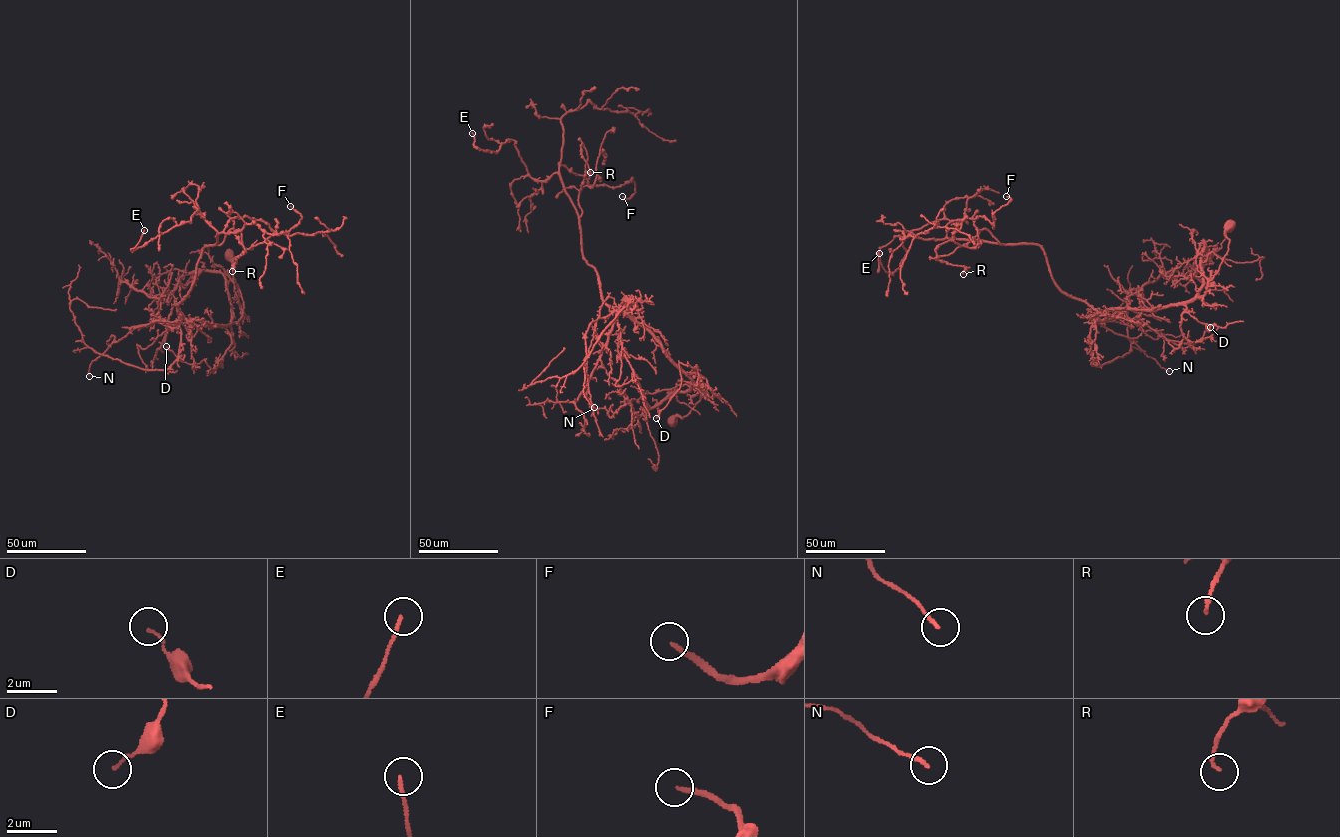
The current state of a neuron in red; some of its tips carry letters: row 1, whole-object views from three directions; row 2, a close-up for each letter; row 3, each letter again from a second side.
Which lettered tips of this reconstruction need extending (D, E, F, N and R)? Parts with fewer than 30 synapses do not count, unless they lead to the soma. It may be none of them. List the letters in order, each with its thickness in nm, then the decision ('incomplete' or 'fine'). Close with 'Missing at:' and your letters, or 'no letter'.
D: 110 nm thick; fine
E: 140 nm thick; fine
F: 200 nm thick; incomplete
N: 150 nm thick; fine
R: 130 nm thick; fine
Missing at: F

